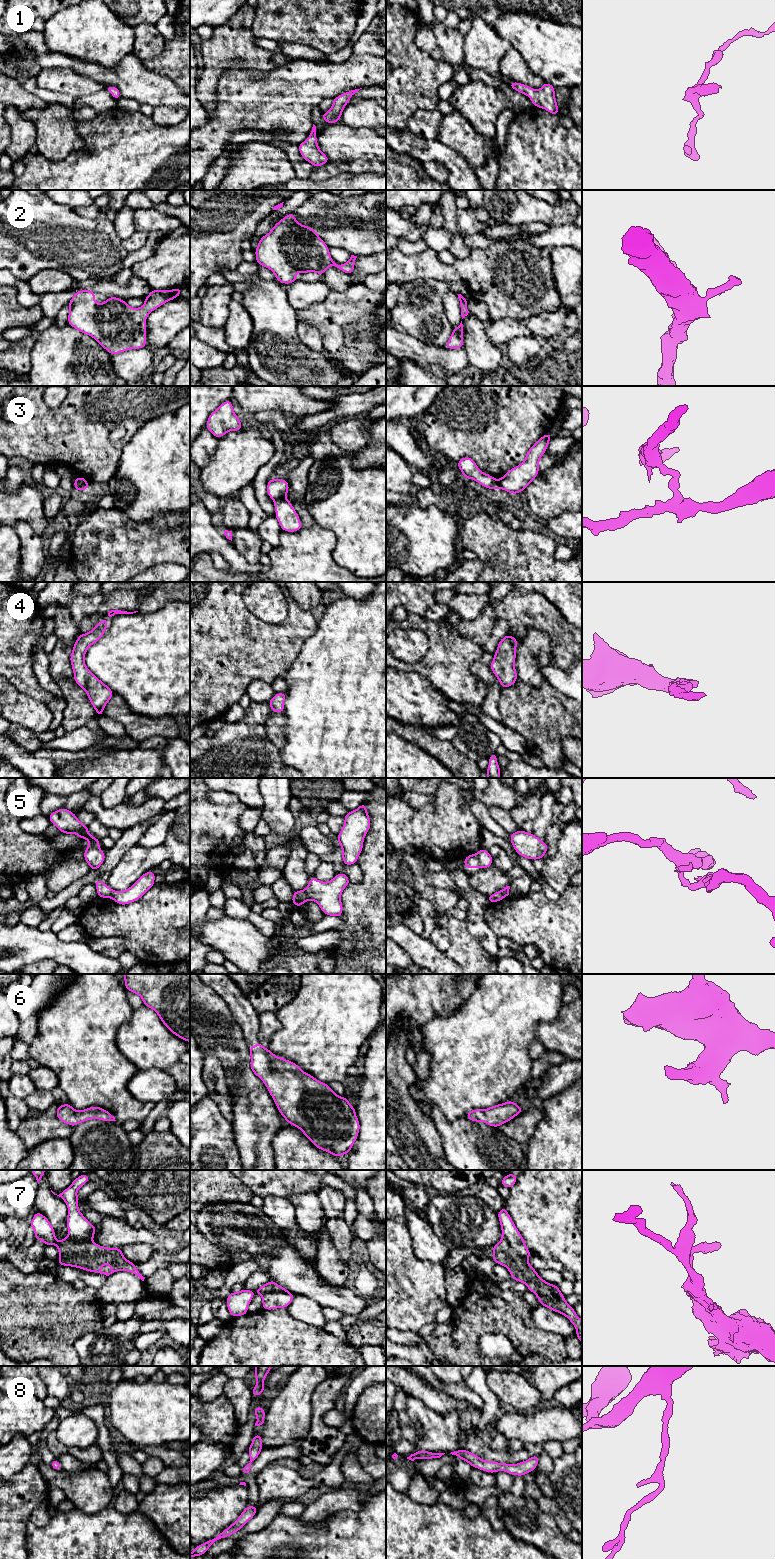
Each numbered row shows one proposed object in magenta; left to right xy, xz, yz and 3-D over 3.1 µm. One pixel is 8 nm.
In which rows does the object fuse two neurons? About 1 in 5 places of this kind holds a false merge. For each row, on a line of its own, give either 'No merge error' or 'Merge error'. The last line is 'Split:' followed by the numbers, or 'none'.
1: No merge error
2: No merge error
3: Merge error
4: No merge error
5: Merge error
6: No merge error
7: Merge error
8: No merge error
Split: 3, 5, 7

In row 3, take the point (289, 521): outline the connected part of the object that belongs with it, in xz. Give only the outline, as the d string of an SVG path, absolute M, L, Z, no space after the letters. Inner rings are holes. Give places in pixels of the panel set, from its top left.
M284 497L275 500L274 507L276 509L274 516L277 518L281 530L296 532L303 528L297 512L288 499Z

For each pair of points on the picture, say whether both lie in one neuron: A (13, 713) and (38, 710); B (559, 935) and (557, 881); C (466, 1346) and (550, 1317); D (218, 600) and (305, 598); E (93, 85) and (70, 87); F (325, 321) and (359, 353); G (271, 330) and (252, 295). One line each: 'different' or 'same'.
A: same
B: different
C: different
D: different
E: same
F: same
G: same

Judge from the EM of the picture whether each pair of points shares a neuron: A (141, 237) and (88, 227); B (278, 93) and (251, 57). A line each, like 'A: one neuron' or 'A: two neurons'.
A: two neurons
B: two neurons

